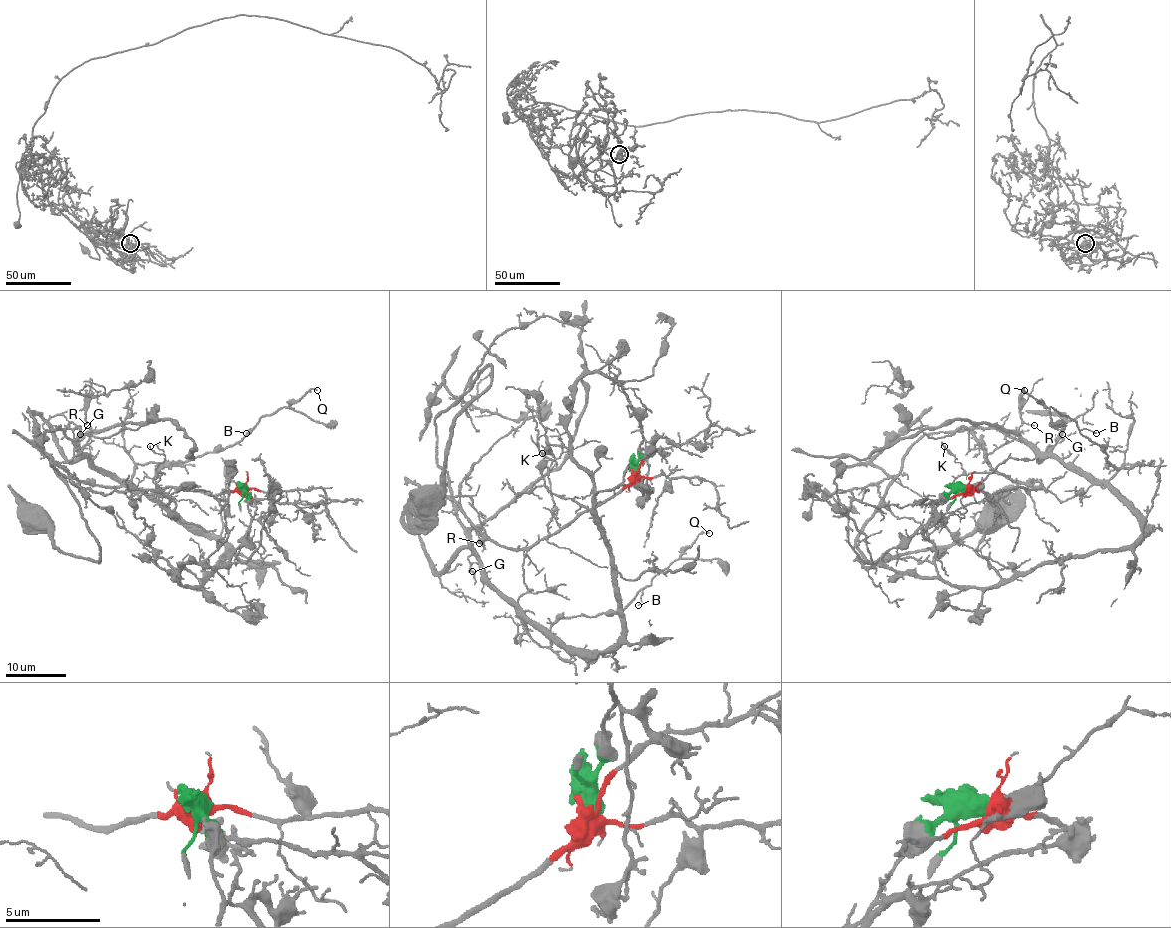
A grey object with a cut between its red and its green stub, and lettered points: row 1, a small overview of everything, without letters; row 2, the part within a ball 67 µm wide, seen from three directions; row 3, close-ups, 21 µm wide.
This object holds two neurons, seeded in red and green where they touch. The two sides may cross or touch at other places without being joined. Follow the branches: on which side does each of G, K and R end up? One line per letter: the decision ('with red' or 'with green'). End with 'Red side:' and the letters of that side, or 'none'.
G: with green
K: with red
R: with red
Red side: K, R

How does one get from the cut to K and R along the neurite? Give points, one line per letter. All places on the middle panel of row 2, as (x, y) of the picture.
K: (634, 472), (629, 482), (609, 497), (551, 533), (548, 523), (555, 509), (548, 476), (557, 464), (542, 453)
R: (634, 472), (609, 497), (522, 548), (490, 541), (451, 499), (471, 499), (481, 529), (478, 542)

